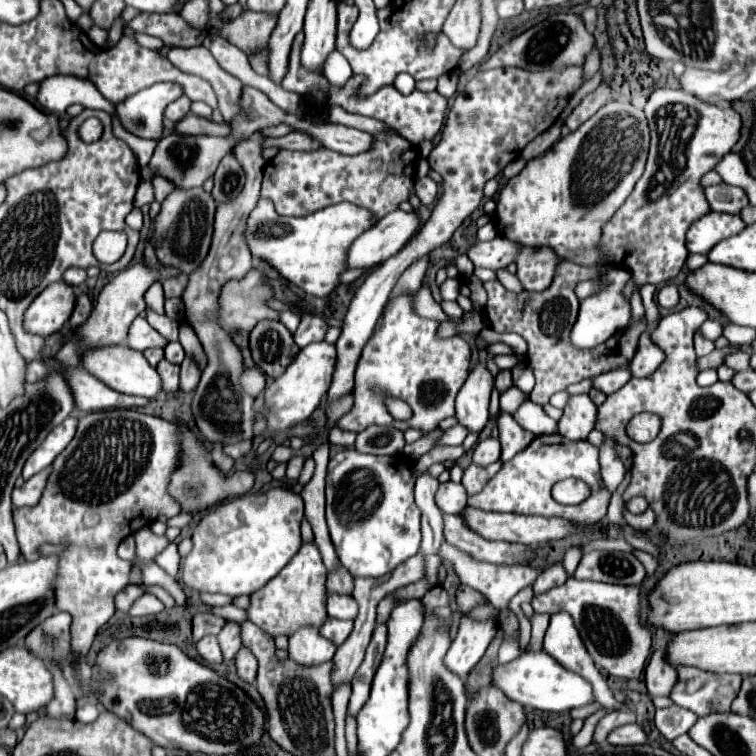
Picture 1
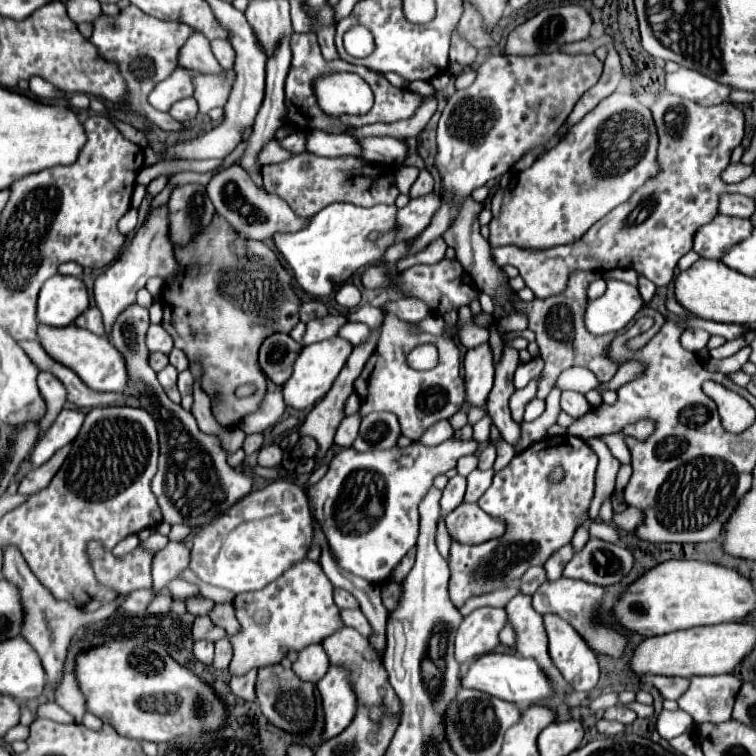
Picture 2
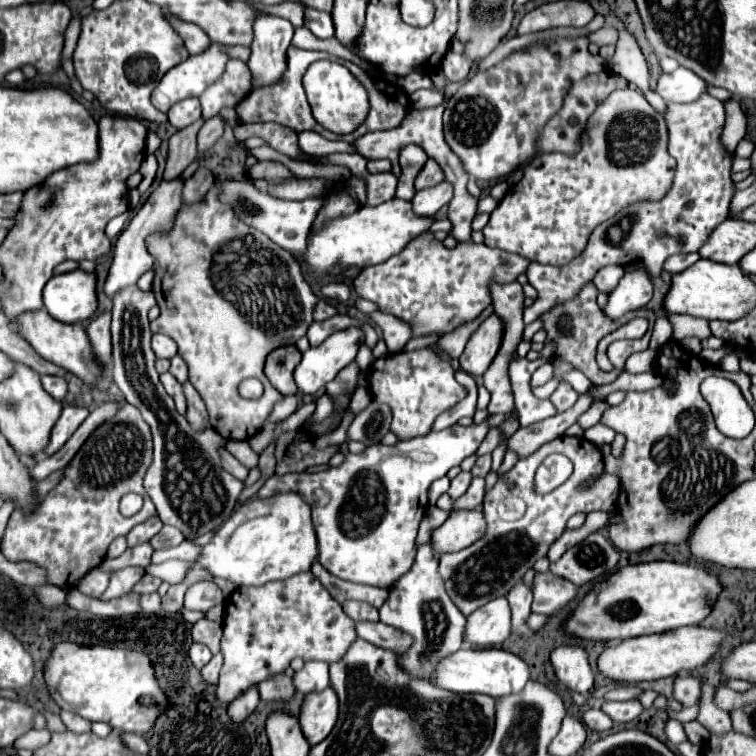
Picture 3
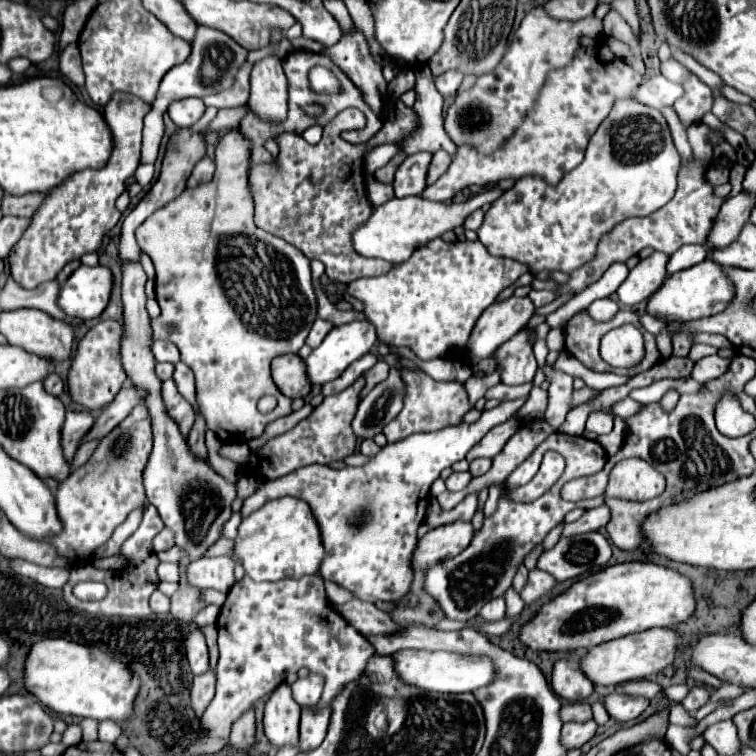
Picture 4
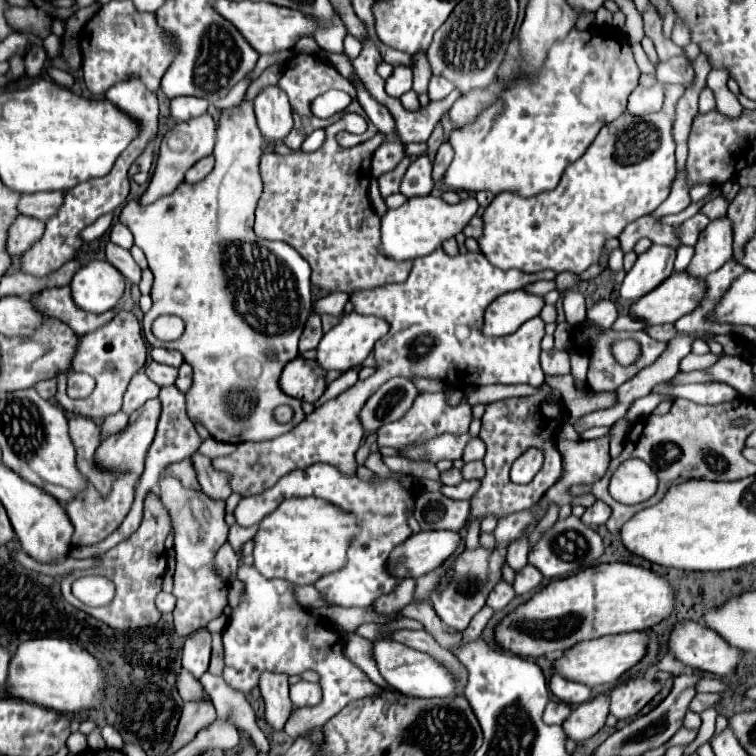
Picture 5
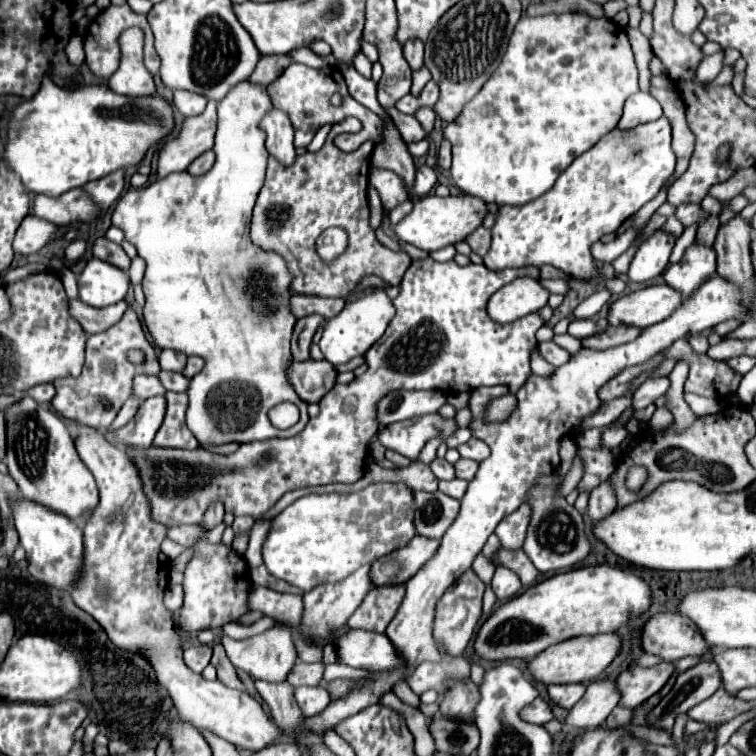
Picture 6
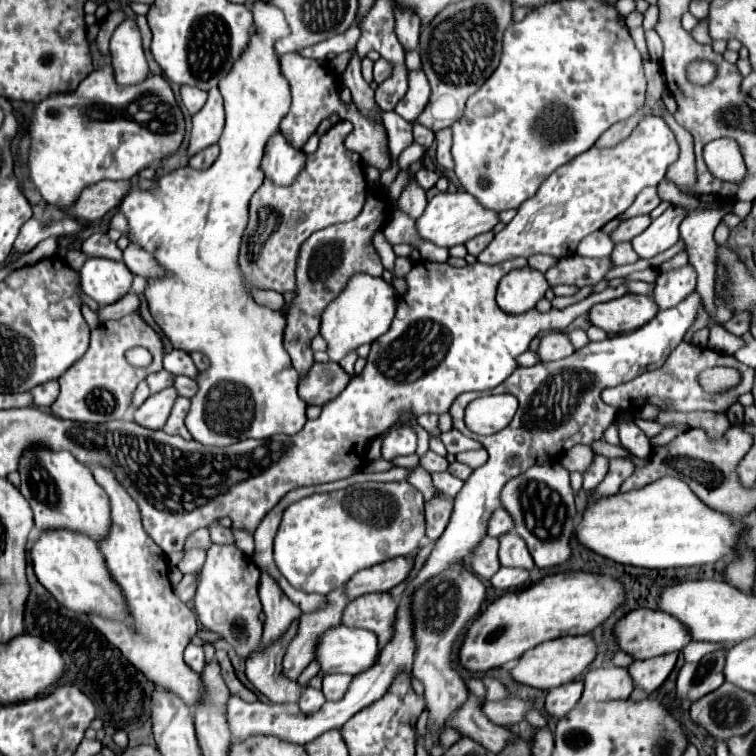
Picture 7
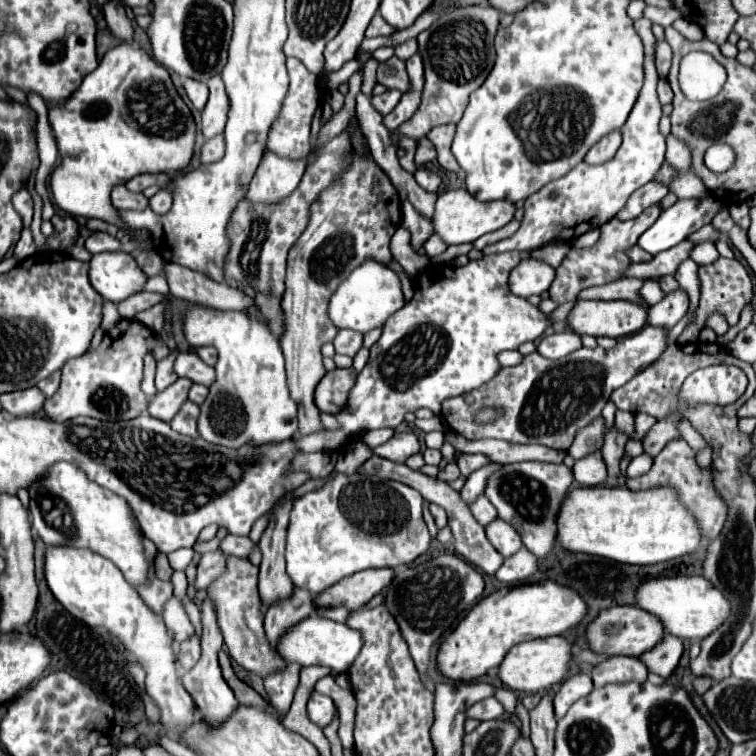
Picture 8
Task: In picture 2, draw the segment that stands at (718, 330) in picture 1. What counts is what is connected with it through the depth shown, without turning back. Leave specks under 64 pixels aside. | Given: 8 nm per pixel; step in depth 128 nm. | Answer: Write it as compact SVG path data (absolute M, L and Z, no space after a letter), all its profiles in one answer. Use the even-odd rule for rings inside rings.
M686 330L682 334L682 346L694 354L698 354L702 348L706 348L710 334L706 330Z

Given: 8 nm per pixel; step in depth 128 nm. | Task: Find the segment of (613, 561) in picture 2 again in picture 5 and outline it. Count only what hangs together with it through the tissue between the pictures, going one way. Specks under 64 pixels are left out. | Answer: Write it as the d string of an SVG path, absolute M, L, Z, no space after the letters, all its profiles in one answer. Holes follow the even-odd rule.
M570 514L564 520L556 520L556 524L540 536L540 540L528 552L528 562L536 566L544 578L554 580L554 578L564 578L568 574L574 574L582 568L594 566L602 552L604 552L602 538L590 526L586 526L580 518Z

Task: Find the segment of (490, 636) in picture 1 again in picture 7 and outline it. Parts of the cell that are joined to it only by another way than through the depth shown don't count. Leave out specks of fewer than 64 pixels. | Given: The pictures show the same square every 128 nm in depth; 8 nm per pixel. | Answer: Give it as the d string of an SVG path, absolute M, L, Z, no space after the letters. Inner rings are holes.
M500 568L492 578L492 586L500 590L518 590L526 580L530 572L526 568Z

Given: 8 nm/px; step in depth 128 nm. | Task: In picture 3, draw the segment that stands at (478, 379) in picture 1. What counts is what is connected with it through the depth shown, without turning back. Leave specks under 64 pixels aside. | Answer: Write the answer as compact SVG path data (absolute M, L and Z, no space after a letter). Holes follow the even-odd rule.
M492 314L488 316L470 336L462 356L460 356L460 366L464 372L472 376L482 376L490 362L494 360L500 344L502 344L502 332L504 332L504 322Z

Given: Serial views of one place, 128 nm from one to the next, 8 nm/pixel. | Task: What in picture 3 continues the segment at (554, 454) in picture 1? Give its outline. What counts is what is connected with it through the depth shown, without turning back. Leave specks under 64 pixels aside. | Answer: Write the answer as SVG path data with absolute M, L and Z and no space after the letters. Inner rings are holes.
M560 436L538 448L538 452L534 452L532 456L518 460L514 468L508 474L504 474L496 482L496 486L485 495L484 518L488 522L488 530L484 538L476 540L472 546L460 552L440 556L438 572L444 580L450 600L464 616L470 616L470 612L484 606L486 602L498 596L506 596L522 580L524 572L532 568L538 558L546 556L550 544L566 530L566 520L572 514L592 510L610 512L617 504L619 493L620 479L614 474L604 474L600 448L596 448L596 444L584 438ZM552 452L568 456L574 464L574 472L564 482L564 486L545 495L534 494L534 472L542 464L542 460ZM592 476L602 478L588 490L582 490L582 482L586 482Z

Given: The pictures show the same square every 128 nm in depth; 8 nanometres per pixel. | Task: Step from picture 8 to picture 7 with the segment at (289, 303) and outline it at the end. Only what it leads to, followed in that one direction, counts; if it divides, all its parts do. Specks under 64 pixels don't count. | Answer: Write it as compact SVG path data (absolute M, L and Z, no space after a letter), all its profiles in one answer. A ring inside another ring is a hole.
M380 186L368 188L364 208L354 220L316 230L300 246L298 260L296 260L296 292L294 292L292 302L286 308L286 328L284 328L284 348L290 354L292 366L296 368L300 378L306 376L310 366L314 364L314 352L310 348L310 342L320 332L320 316L322 316L322 310L328 306L328 302L334 300L342 292L348 278L356 272L382 276L384 268L372 244L372 236L376 232L382 232L384 226L388 224L386 220L392 214L392 208L388 206L392 206L392 202Z

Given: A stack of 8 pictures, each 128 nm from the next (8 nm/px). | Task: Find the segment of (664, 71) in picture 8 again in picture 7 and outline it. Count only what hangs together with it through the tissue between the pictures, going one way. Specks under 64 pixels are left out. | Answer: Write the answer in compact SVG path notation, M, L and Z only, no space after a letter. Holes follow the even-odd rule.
M646 32L646 42L648 42L652 62L660 62L662 60L662 40L660 40L660 36L656 32Z

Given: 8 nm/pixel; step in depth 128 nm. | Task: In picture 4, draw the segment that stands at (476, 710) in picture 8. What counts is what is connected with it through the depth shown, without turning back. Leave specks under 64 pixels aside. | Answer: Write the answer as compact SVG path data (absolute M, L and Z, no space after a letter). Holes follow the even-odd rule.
M574 702L574 704L562 704L560 708L560 718L562 722L582 722L582 720L590 720L592 718L592 708L588 702Z

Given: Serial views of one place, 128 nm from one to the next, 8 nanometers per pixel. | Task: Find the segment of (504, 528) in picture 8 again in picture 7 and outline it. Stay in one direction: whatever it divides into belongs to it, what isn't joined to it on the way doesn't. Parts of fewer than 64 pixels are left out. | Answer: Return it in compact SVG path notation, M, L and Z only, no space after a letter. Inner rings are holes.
M506 532L500 538L500 564L502 566L520 566L520 568L534 568L534 560L524 544L524 540L520 540L520 536L516 536L516 532Z

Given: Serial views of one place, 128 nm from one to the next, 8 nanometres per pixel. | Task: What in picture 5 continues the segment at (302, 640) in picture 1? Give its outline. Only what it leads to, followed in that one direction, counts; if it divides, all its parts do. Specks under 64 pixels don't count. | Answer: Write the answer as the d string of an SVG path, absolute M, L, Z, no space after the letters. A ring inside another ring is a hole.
M298 682L294 686L290 686L290 700L296 708L302 706L316 706L322 702L322 692L320 692L320 684L312 684L312 682Z

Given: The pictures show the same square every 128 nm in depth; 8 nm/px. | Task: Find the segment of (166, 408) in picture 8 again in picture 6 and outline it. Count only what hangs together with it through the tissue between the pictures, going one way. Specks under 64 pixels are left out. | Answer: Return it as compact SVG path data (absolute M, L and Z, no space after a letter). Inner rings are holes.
M154 396L142 402L140 410L136 412L134 420L116 430L108 432L106 438L112 444L128 444L128 446L150 446L162 420L166 414L166 398L164 396Z

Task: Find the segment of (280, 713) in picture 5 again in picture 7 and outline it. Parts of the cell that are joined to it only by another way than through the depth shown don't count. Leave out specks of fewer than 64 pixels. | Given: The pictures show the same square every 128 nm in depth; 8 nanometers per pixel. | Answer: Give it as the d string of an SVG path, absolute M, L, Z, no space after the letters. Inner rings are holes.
M268 572L260 574L258 592L260 592L260 602L262 602L262 608L264 608L264 614L266 614L264 636L262 636L262 642L260 642L260 648L258 648L258 650L262 650L272 640L278 640L280 634L290 626L290 622L294 618L298 618L302 612L282 592L282 588L278 586L278 582Z

